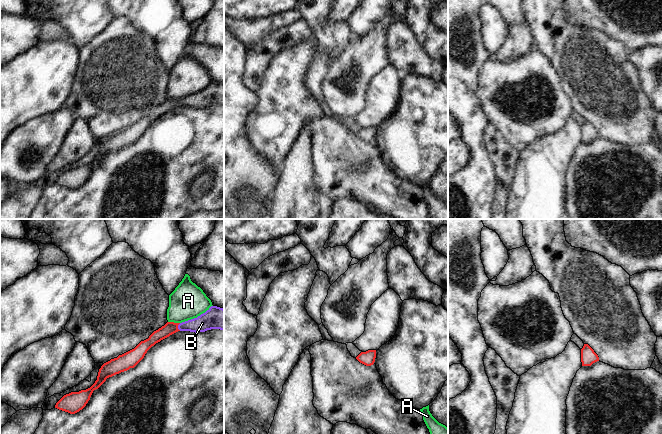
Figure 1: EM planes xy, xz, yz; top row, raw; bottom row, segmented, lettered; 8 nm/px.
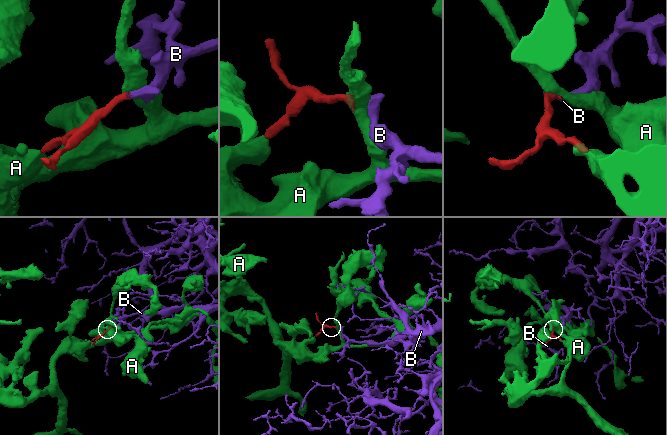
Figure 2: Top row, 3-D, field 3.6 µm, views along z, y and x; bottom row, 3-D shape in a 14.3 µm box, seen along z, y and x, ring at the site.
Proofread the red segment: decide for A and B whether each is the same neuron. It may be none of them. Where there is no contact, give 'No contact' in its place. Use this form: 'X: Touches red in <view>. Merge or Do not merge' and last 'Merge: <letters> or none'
A: Touches red in xy. Do not merge
B: Touches red in xy. Merge
Merge: B

